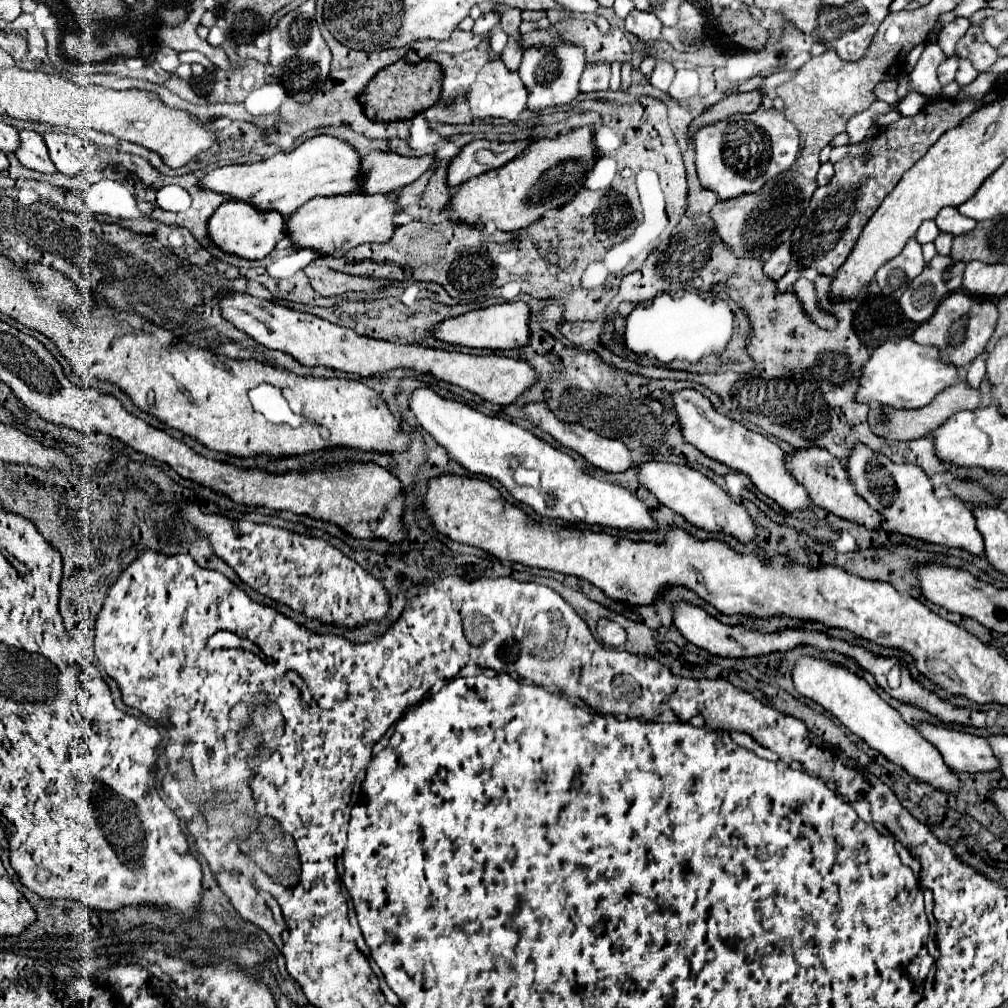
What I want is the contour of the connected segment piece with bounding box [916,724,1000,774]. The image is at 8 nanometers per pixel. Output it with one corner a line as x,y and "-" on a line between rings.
918,724
920,734
930,740
940,752
944,762
956,772
994,772
1000,770
1000,760
994,756
986,738
938,728
934,724

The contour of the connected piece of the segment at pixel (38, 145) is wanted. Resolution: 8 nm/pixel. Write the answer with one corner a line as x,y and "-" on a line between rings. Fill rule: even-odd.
20,130
20,150
16,152
16,158
30,170
44,172
44,174
54,174
56,168
48,156
46,142
40,134
30,132
30,130

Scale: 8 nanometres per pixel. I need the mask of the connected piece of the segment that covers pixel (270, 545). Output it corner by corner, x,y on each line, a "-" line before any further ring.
186,506
182,514
194,528
206,534
216,556
234,568
242,582
258,594
306,614
306,618
340,628
360,628
382,622
390,612
390,594
382,580
322,538
310,538
284,528
244,520
230,520
218,514
202,514
196,506

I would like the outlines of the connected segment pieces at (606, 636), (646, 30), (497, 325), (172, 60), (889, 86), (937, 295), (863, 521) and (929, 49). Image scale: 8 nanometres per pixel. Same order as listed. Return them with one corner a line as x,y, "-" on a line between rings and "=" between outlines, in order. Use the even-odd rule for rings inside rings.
602,618
596,626
598,630
598,636
602,638
602,642
608,646
620,646
627,641
627,634
624,632
624,628
612,620
606,620
=
632,10
628,14
628,18
624,20
626,30
642,44
648,46
650,42
658,42
662,40
662,22
650,14
650,12
642,12
642,10
=
506,302
500,306
488,306
480,310
470,310
466,314
446,318
438,322
438,326
430,328
428,334
446,344
458,344
468,348
488,348
488,350
510,350
528,344
530,328
528,328
530,308
524,302
=
162,46
160,52
156,54
156,64
166,70
166,72
176,72
176,68
180,66
180,60
178,60
178,52
174,52
172,48
168,46
=
896,80
880,82
876,85
874,94
878,100
886,101
889,105
893,105
897,100
897,85
898,83
=
936,254
900,296
904,316
918,324
926,322
942,298
962,288
964,266
964,262
956,262
950,256
=
808,448
808,450
796,450
792,456
786,456
786,466
792,470
792,474
796,476
796,480
808,488
808,494
812,498
812,502
844,520
856,522
860,526
866,526
870,530
878,530
882,524
882,516
878,520
878,512
862,498
858,496
856,488
852,488
852,482
848,478
846,466
832,456
828,450
824,448
=
928,42
916,68
910,72
910,90
920,92
926,98
934,98
942,94
942,84
938,82
936,70
944,62
944,52
936,42

